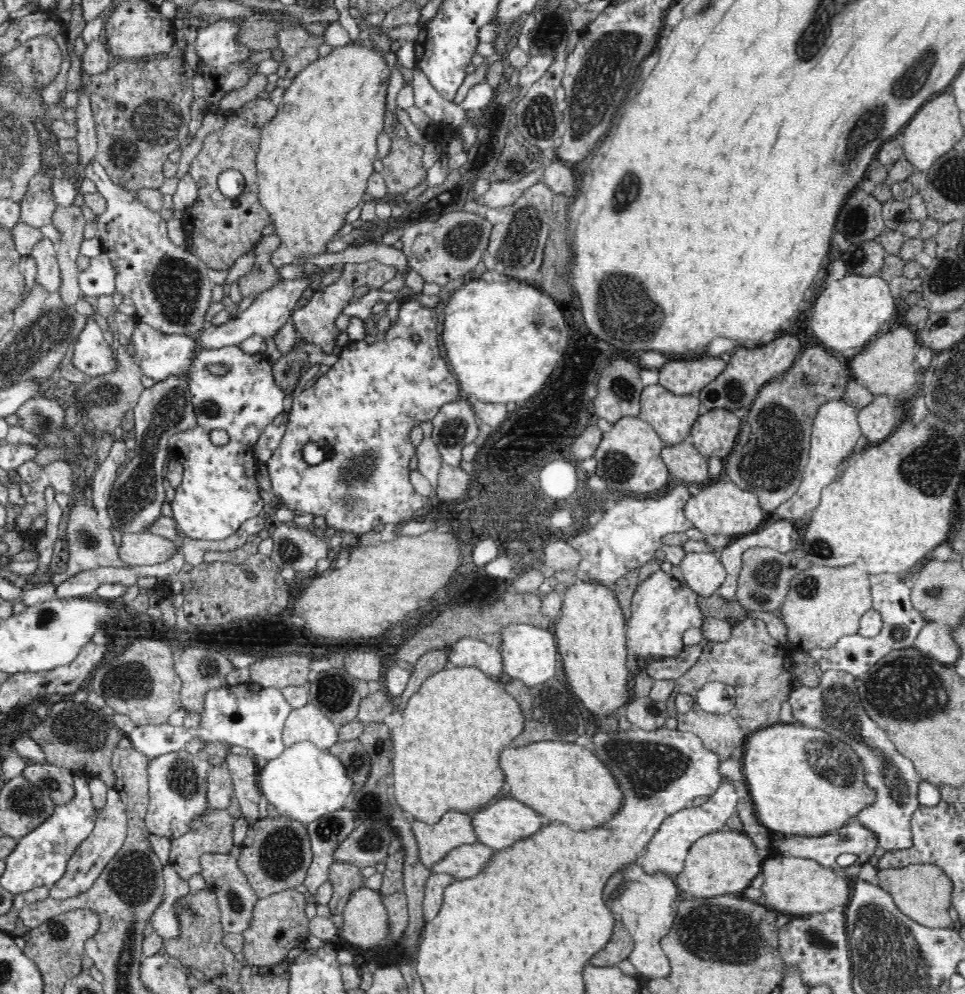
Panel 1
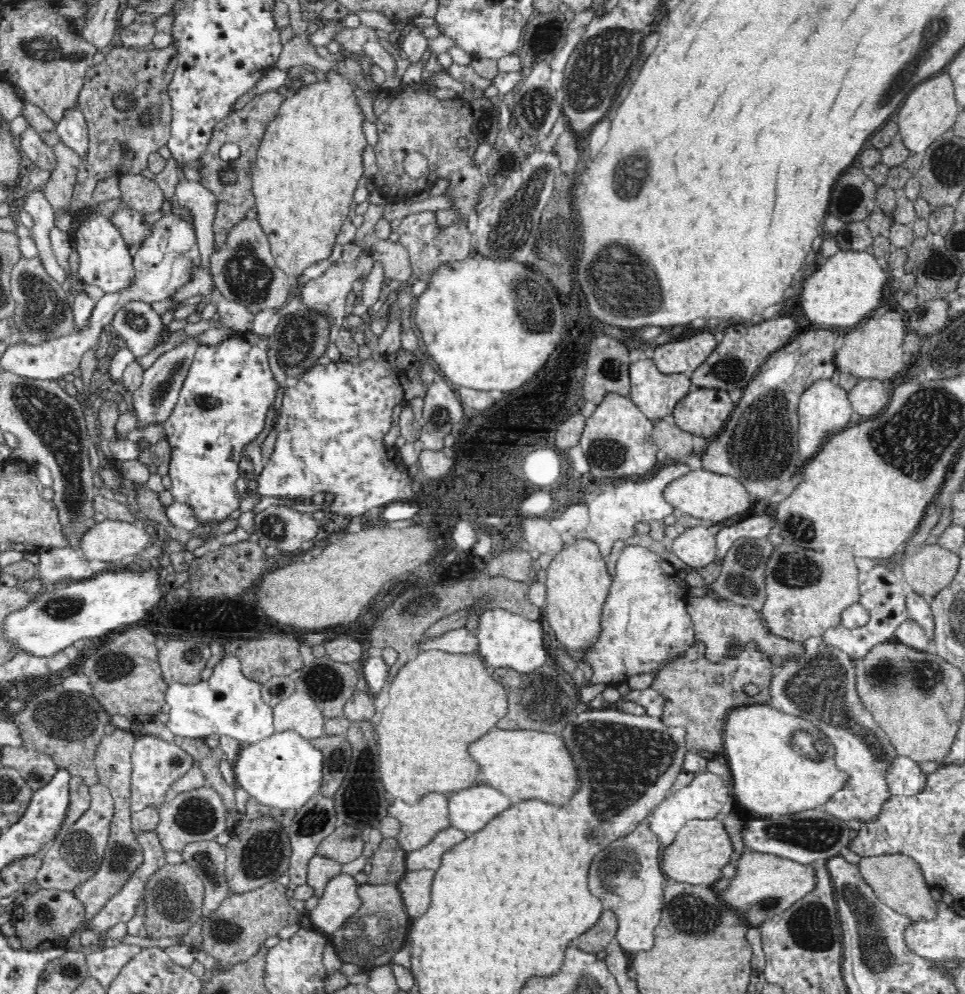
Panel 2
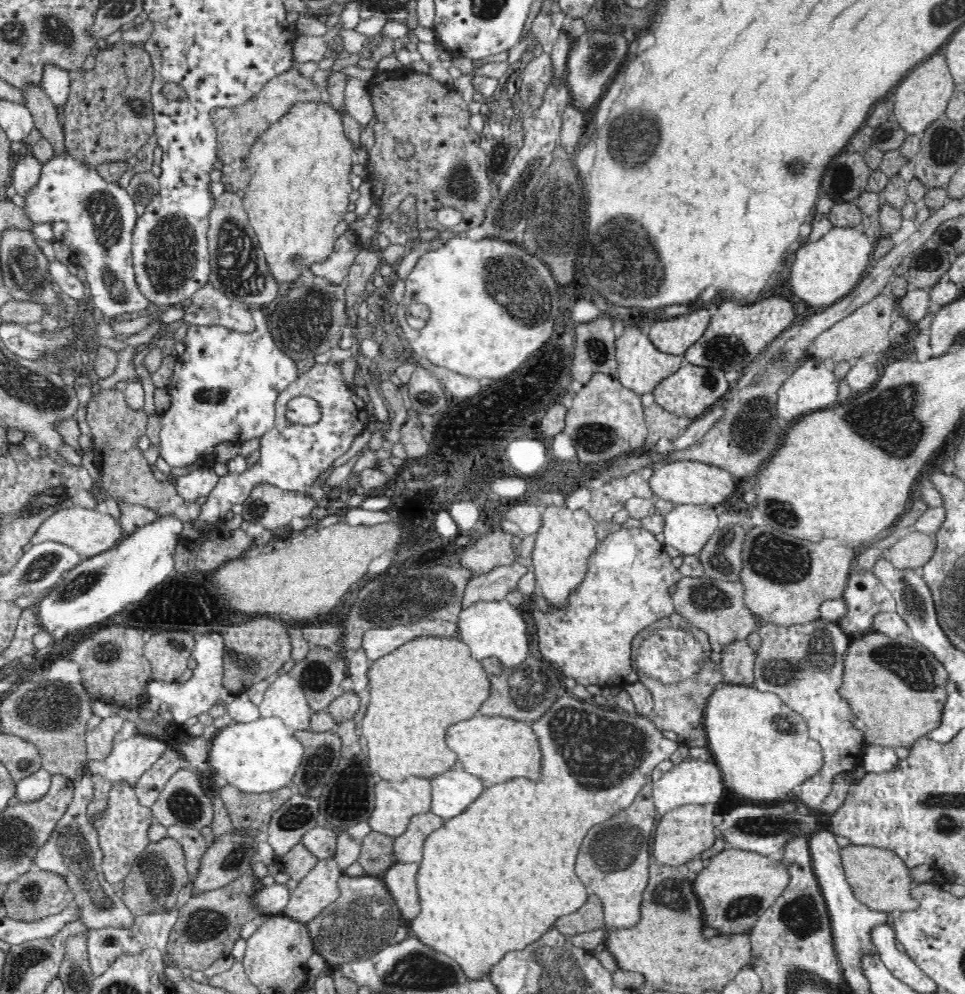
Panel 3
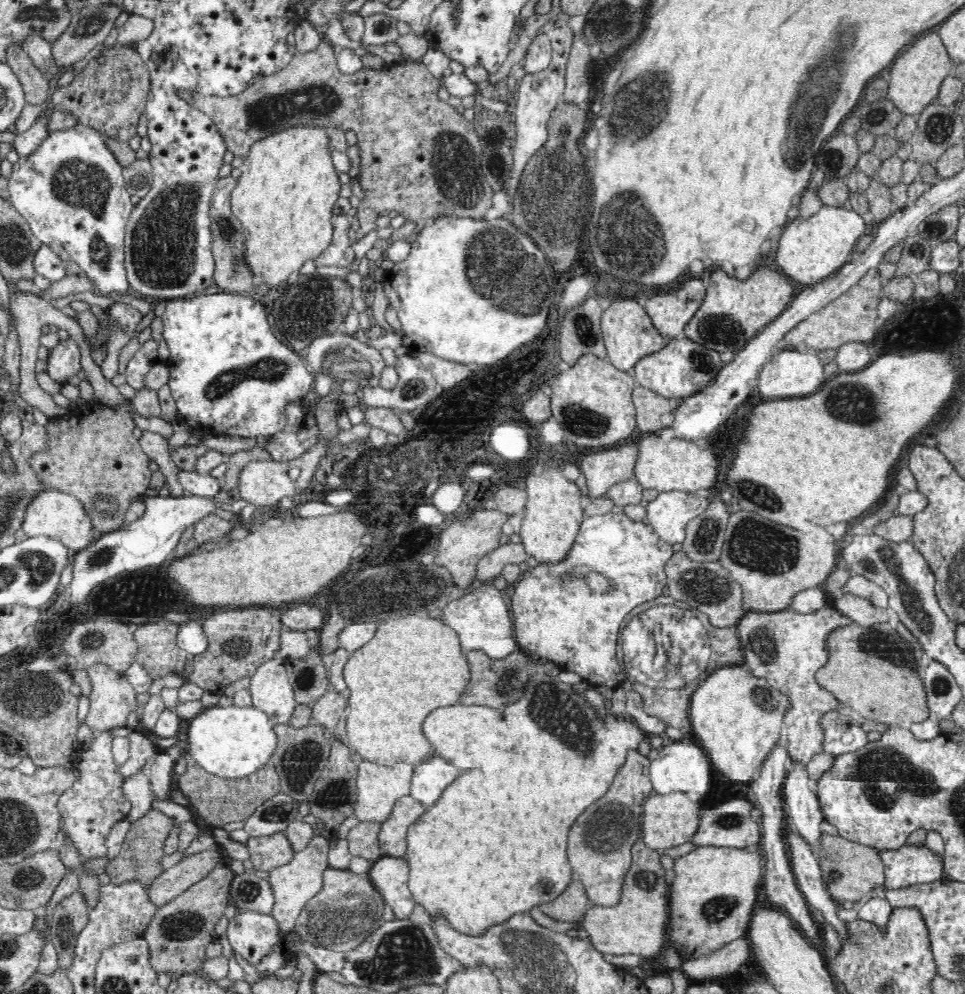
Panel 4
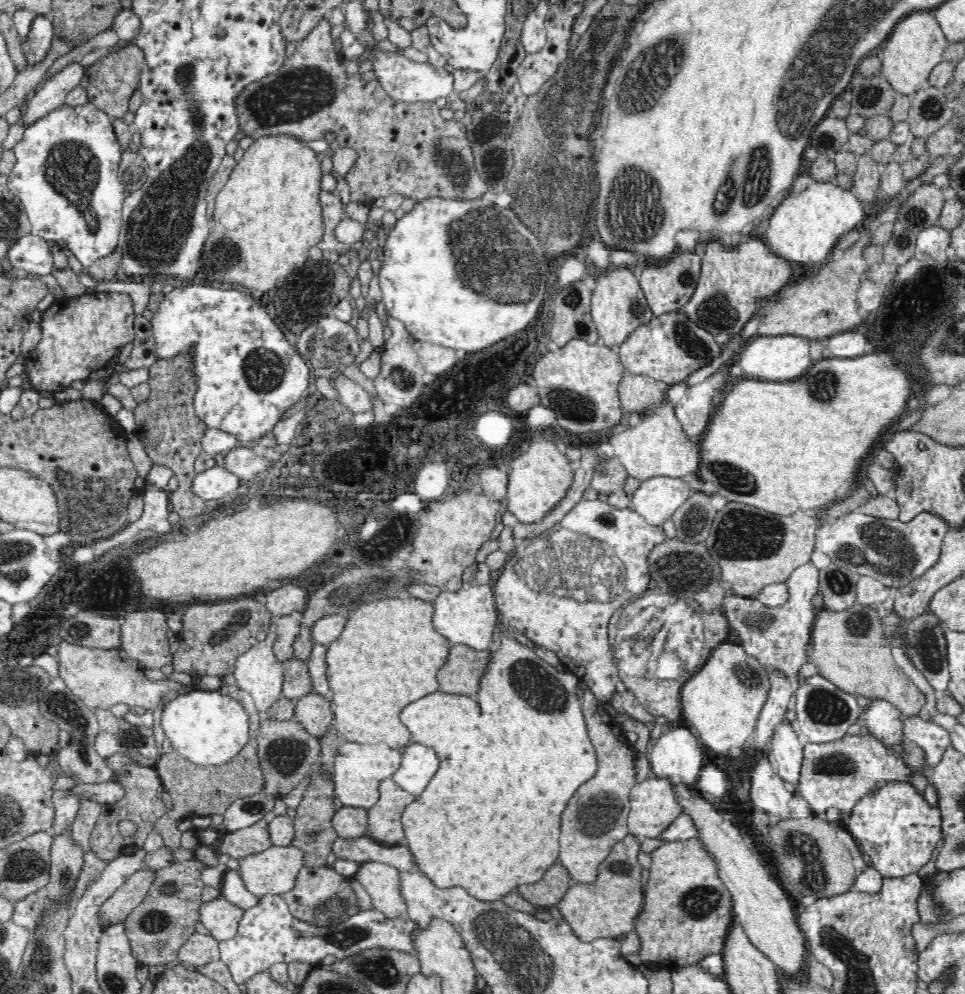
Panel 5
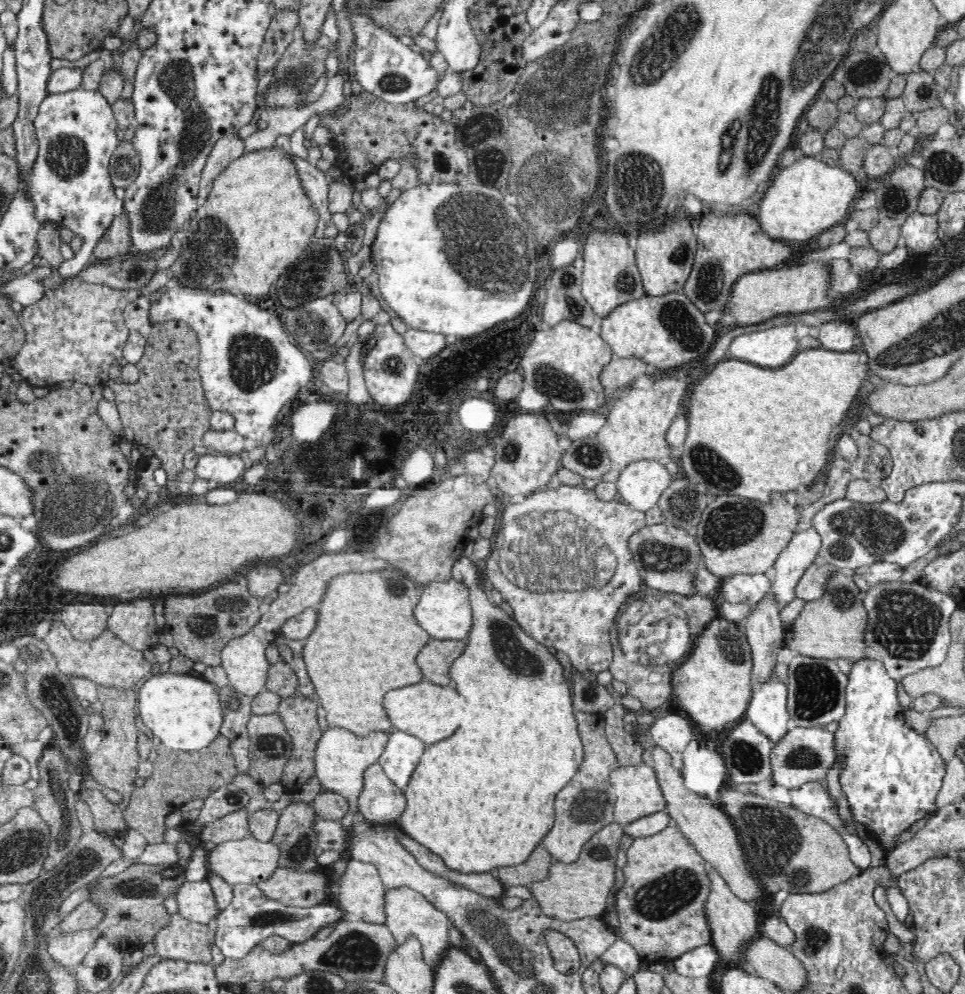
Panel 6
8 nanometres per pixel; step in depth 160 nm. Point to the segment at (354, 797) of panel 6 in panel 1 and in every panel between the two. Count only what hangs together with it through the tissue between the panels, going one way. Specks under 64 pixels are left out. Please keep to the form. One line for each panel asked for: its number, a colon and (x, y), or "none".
1: (433, 840)
2: (427, 814)
3: (395, 803)
4: (378, 790)
5: (359, 769)

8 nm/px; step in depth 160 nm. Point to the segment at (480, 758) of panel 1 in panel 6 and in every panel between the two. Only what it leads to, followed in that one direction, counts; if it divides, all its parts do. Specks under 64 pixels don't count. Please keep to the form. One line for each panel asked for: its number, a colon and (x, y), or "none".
2: (440, 701)
3: (431, 682)
4: (409, 666)
5: (389, 655)
6: (366, 641)

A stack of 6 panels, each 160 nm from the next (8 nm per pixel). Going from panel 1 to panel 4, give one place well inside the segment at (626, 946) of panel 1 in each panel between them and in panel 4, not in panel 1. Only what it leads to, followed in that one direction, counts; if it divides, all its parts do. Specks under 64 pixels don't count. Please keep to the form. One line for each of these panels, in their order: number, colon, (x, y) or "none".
2: (594, 940)
3: (589, 916)
4: (568, 907)

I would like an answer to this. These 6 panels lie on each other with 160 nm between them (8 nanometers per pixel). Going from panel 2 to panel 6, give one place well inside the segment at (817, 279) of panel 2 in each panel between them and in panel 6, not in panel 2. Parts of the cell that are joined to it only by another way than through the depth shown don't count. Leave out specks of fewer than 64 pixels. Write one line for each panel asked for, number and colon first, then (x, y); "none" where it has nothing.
3: (824, 272)
4: (810, 250)
5: (804, 229)
6: (805, 200)

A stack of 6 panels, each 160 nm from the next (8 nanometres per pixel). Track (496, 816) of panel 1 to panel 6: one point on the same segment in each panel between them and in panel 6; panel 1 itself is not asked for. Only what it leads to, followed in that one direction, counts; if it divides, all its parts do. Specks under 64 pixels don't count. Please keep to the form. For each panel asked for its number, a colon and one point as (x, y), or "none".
2: (468, 810)
3: (449, 791)
4: (428, 780)
5: (418, 764)
6: (400, 755)

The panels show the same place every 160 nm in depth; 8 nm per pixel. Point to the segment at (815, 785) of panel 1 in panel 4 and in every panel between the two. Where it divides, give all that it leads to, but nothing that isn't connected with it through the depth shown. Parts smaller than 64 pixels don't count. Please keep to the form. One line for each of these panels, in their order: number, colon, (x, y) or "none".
2: (782, 764)
3: (763, 749)
4: (737, 718)

